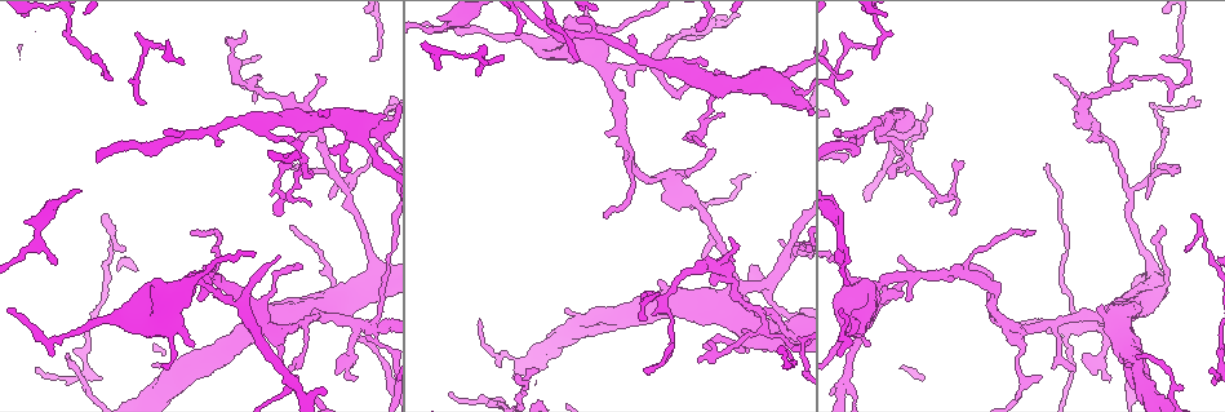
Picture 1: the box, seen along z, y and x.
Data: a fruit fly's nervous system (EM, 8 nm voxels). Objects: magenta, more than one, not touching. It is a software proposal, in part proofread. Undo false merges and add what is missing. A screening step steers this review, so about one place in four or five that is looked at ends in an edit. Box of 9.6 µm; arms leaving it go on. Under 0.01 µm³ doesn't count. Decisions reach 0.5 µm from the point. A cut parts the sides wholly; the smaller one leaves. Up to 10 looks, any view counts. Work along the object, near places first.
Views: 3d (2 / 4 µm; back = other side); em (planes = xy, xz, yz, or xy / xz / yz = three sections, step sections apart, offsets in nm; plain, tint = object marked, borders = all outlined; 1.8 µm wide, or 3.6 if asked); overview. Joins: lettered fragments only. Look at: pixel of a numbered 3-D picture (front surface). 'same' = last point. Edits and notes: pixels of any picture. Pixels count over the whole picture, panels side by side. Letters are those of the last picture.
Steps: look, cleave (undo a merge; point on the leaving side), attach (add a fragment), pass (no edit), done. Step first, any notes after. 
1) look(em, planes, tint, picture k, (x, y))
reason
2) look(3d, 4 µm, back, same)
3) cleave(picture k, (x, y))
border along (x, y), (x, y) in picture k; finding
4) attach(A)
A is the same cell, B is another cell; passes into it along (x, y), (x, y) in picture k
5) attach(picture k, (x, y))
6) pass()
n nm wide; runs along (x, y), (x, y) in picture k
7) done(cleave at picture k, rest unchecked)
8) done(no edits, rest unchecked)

look(3d, 2 µm, picture 1, (278, 255))

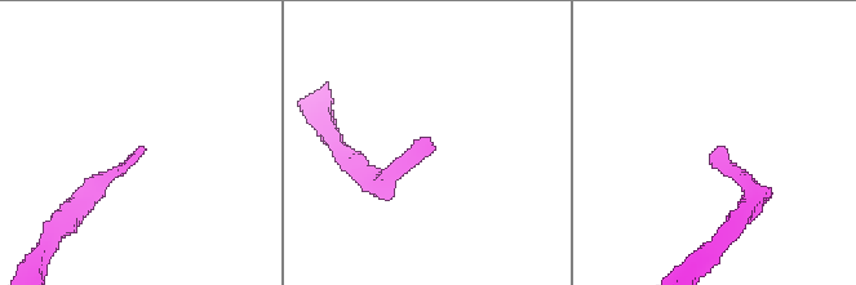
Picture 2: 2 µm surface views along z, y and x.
look(em, xy, step 4, borders, picture 2, (719, 146))
now the EM

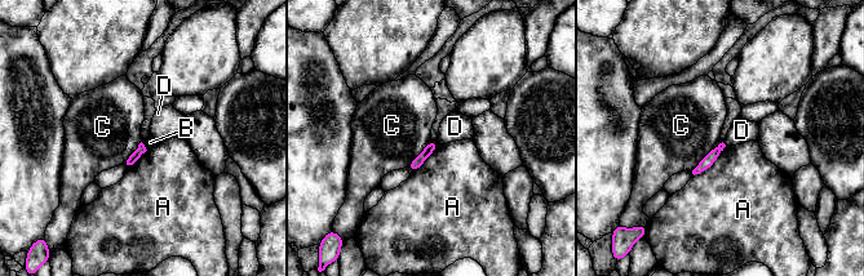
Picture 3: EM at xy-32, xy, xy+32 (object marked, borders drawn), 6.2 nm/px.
look(em, planes, borders, same)
cut it another way

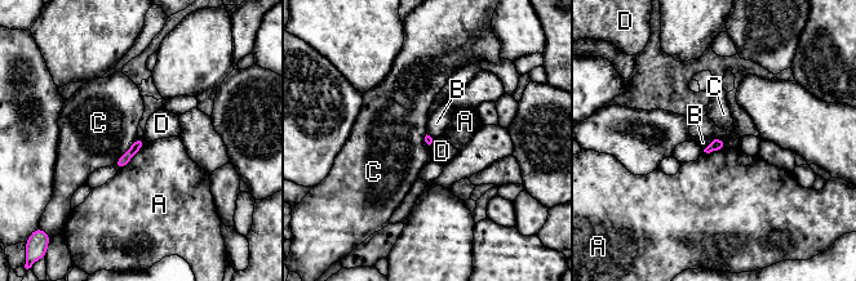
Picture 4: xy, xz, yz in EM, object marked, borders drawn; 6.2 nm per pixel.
pass()
A, B, C and D are other cells; border along (137, 137), (114, 164) in picture 4; none of them fits

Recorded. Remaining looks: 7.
look(em, xz, step 4, tint, picture 1, (704, 32))
three arms meet

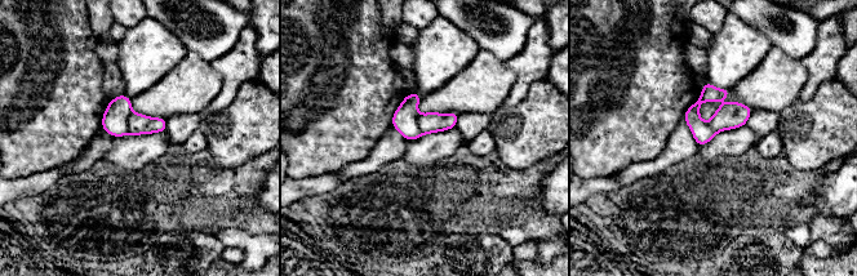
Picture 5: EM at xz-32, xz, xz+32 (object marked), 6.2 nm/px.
look(em, planes, borders, same)

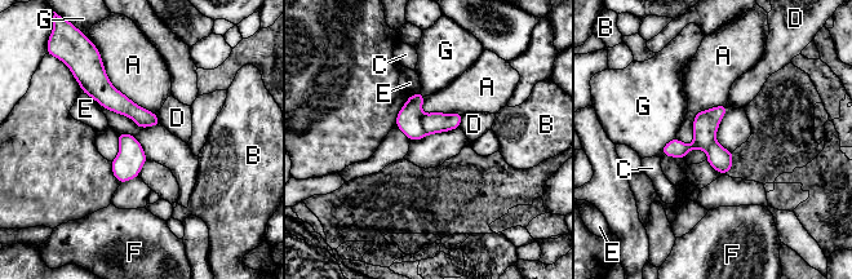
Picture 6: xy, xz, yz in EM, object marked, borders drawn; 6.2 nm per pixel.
pass()
160 nm wide; A, B, C, D, E, F and G are other cells; border along (726, 103), (677, 138) in picture 6; all the same neuron

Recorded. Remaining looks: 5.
look(3d, 4 µm, picture 1, (145, 103))
branch stops here

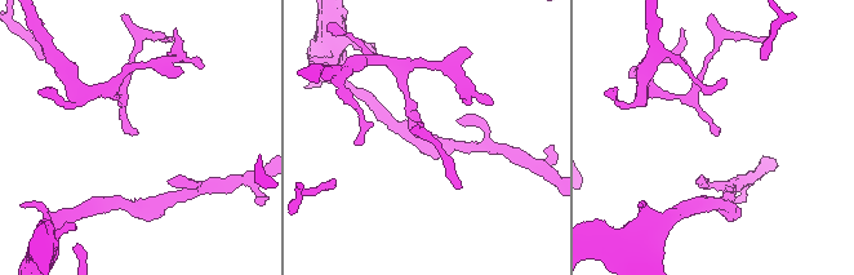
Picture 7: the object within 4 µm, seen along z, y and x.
look(em, planes, borders, picture 7, (717, 135))
shape alone is not enough

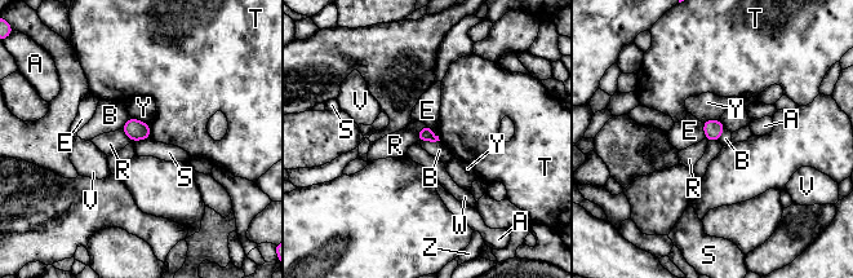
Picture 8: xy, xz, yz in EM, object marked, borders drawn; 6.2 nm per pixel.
pass()
A, B, E, R, S, T, V, W, Y and Z are other cells; no lettered fragment goes on from it

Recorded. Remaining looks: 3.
look(3d, 4 µm, picture 1, (886, 124))

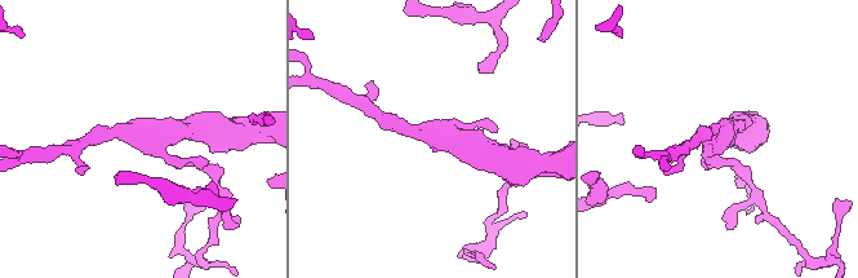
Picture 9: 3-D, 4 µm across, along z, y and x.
look(em, 3.6 µm, xy, step 8, tint, picture 9, (156, 133))
3 arms; now the EM

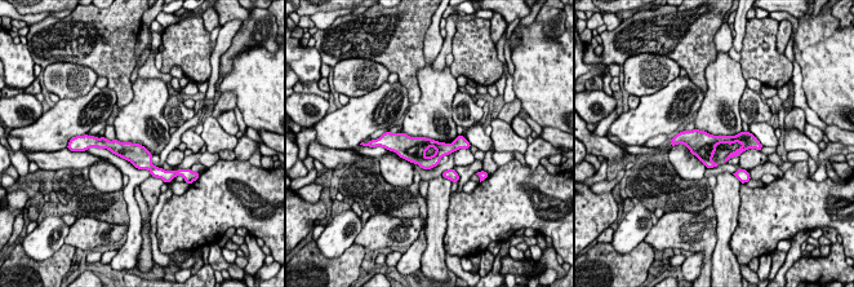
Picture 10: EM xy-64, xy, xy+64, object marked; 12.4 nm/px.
look(em, 3.6 µm, xy, step 8, borders, same)

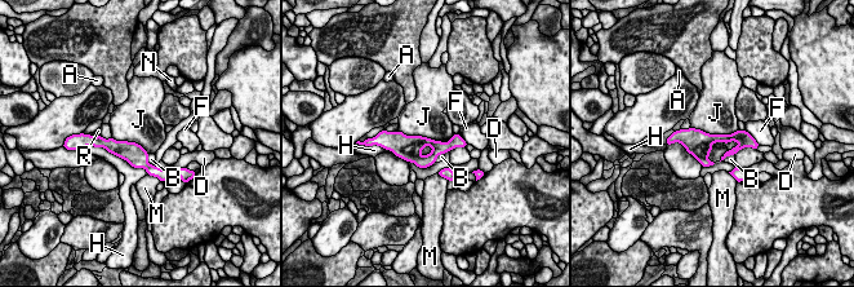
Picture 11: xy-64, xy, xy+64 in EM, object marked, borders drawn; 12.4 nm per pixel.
pass()
A, B, D, F, H, J, M, N and R are other cells; runs along (679, 136), (741, 137), (751, 144) in picture 11; one neuron here

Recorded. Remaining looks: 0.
done(no edits, rest unchecked)

